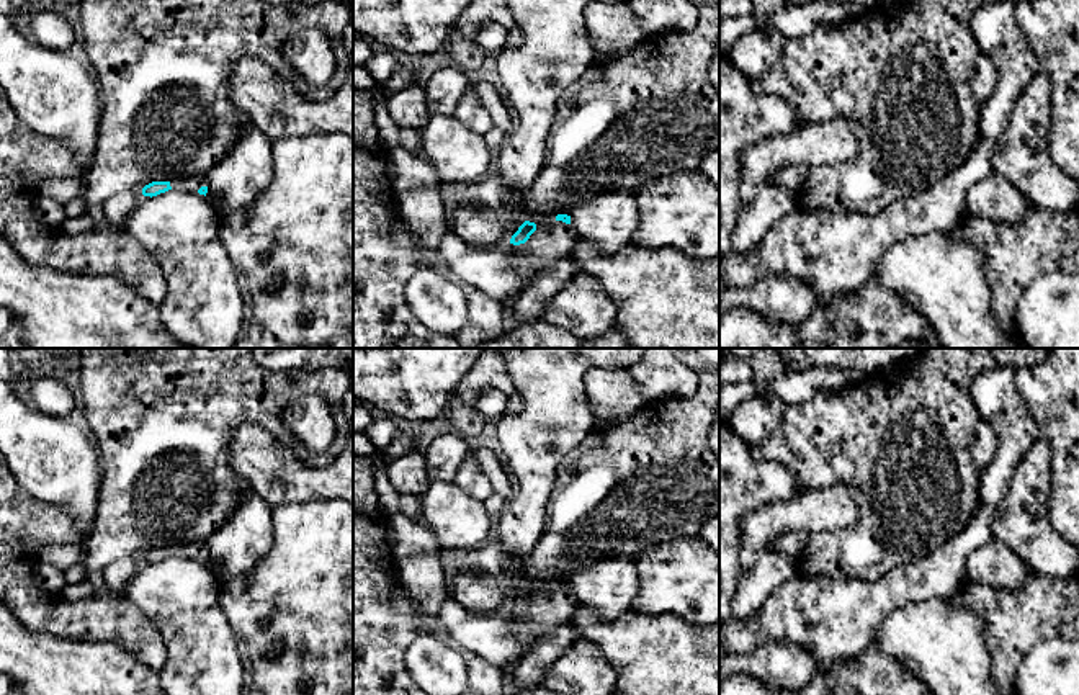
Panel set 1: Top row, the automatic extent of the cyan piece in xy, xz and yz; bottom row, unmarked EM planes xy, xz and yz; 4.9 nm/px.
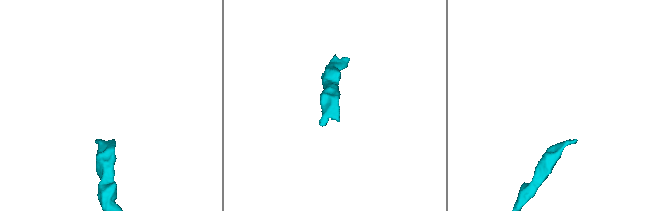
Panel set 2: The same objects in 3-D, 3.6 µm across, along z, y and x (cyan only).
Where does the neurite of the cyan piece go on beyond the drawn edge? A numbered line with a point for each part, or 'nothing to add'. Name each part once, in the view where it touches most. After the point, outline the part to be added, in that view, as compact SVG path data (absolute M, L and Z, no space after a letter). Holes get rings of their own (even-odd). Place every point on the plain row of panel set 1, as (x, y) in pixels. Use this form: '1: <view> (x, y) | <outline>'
1: xz (551, 607) | M544 587L536 590L536 597L525 610L513 612L513 617L531 628L535 643L538 643L556 628L571 621L574 605L572 589Z

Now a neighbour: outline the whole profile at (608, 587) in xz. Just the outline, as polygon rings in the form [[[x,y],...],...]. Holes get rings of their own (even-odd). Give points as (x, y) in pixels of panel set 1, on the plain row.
[[[613,556],[579,567],[571,589],[580,607],[592,608],[600,618],[615,620],[631,612],[639,592],[636,559]]]

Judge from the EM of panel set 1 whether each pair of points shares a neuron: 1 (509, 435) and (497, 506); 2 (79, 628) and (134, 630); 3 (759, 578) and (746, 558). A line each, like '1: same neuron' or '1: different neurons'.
1: different neurons
2: same neuron
3: different neurons

